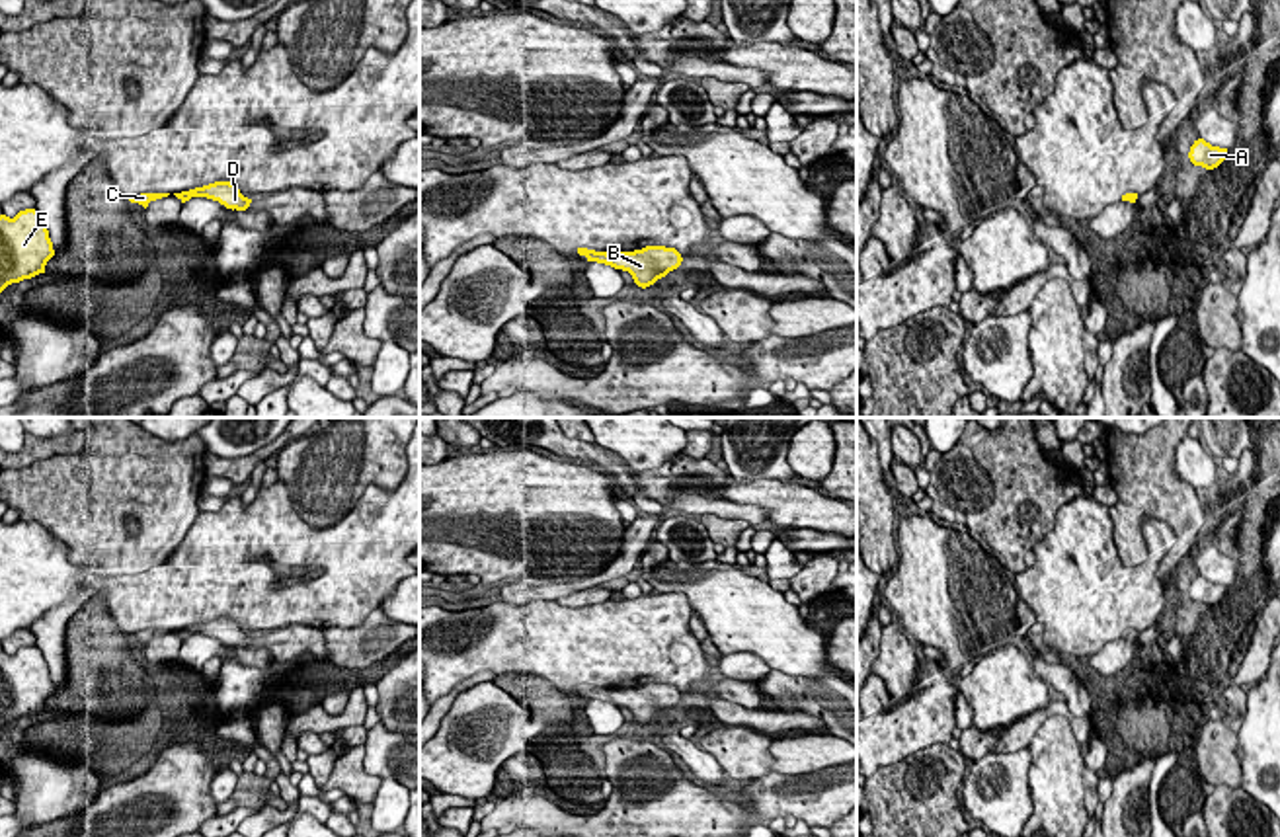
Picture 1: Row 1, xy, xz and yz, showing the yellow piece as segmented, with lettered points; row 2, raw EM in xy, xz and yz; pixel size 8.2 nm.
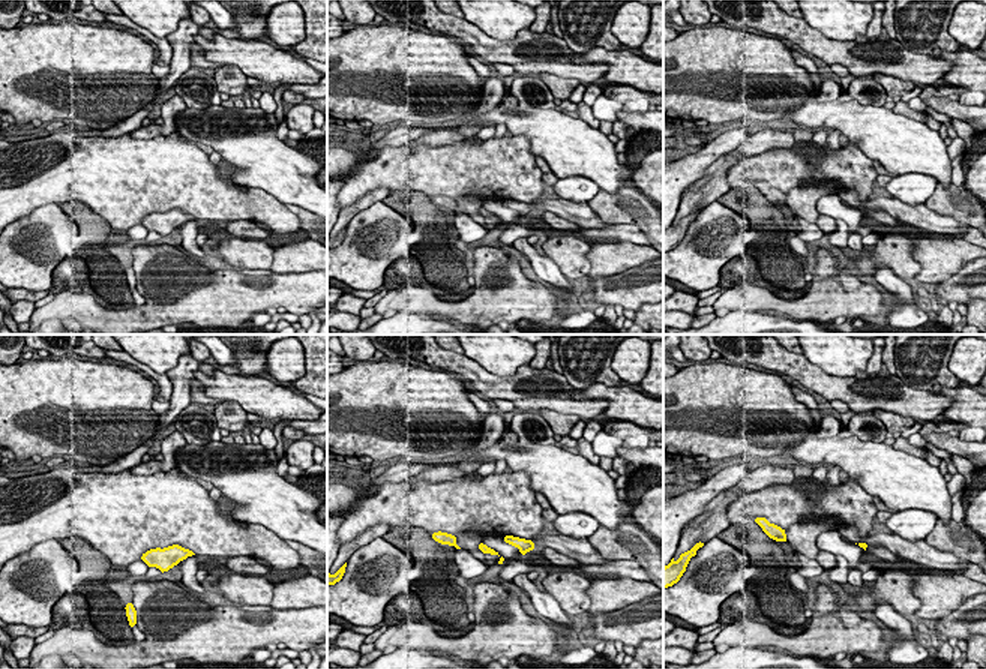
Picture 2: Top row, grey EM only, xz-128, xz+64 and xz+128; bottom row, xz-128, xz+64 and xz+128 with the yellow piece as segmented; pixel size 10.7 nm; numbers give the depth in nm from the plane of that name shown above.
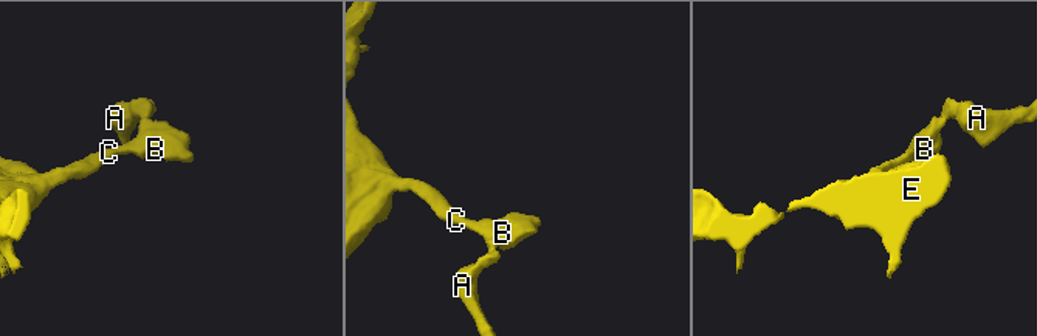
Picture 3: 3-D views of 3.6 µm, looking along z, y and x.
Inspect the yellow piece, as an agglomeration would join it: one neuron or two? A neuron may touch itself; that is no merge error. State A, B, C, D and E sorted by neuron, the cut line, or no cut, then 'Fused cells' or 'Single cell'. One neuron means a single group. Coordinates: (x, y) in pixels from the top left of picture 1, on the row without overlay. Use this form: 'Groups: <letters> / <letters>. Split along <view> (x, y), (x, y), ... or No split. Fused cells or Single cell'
Groups: A B C D E. No split. Single cell

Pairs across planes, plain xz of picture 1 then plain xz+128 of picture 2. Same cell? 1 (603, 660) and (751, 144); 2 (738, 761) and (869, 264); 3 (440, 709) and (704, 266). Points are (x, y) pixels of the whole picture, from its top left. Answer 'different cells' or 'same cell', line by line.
1: different cells
2: same cell
3: different cells

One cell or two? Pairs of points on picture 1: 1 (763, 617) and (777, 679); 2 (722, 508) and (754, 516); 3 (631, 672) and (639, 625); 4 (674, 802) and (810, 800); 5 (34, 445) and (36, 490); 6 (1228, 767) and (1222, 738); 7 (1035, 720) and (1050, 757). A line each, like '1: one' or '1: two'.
1: two
2: one
3: one
4: one
5: two
6: one
7: two

